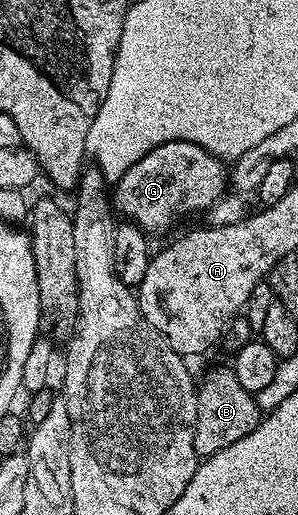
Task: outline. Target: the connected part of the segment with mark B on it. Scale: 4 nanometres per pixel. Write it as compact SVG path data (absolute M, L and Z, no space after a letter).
M214 368L207 374L196 388L198 394L198 409L194 423L194 449L199 457L211 456L224 446L239 441L253 430L259 423L262 413L258 408L255 395L244 390L237 381L234 372L229 368Z

